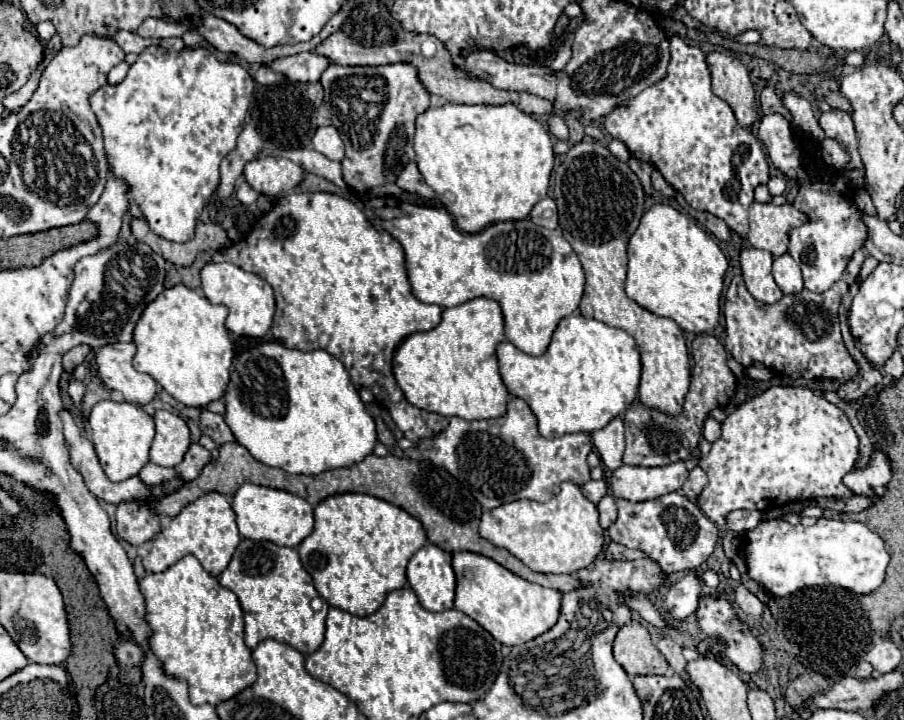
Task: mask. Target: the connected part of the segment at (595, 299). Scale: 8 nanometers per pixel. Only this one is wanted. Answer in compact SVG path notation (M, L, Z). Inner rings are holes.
M597 141L571 145L555 171L555 203L563 237L575 249L585 271L585 295L581 315L603 321L627 331L641 351L641 387L639 401L665 413L681 413L683 397L689 391L689 355L683 331L673 319L653 315L625 295L623 279L627 277L627 243L643 217L643 185L629 169L629 163L611 155Z

